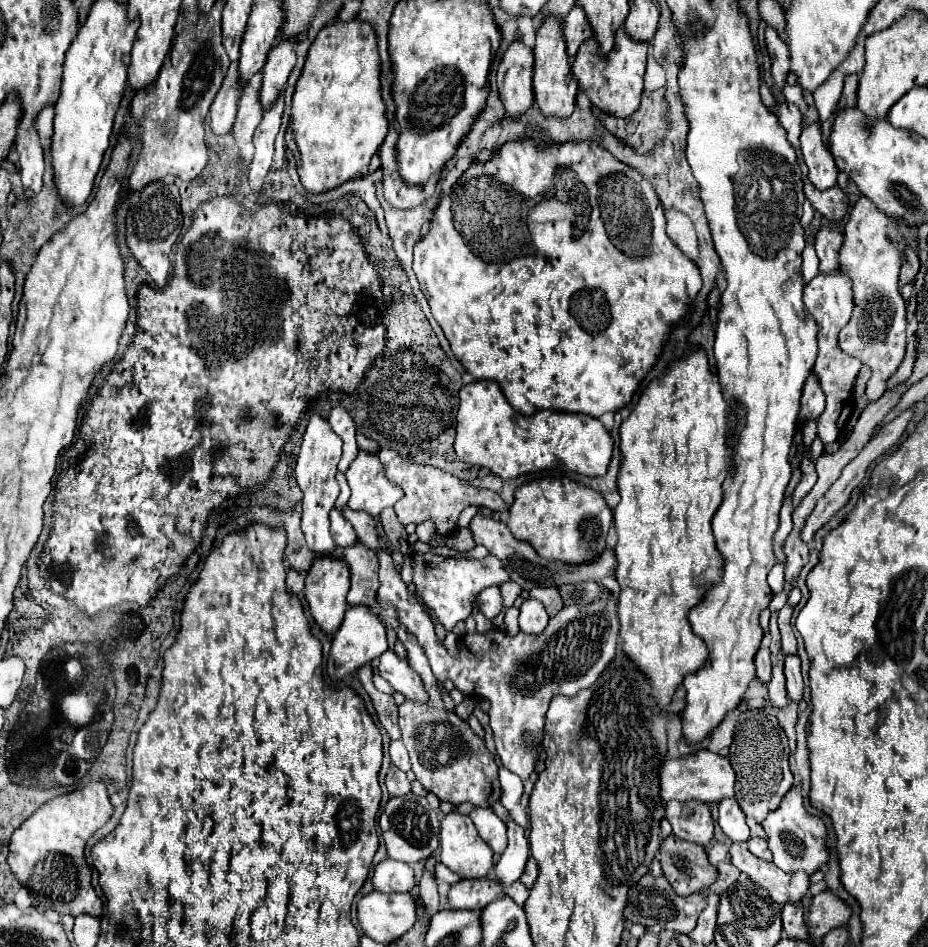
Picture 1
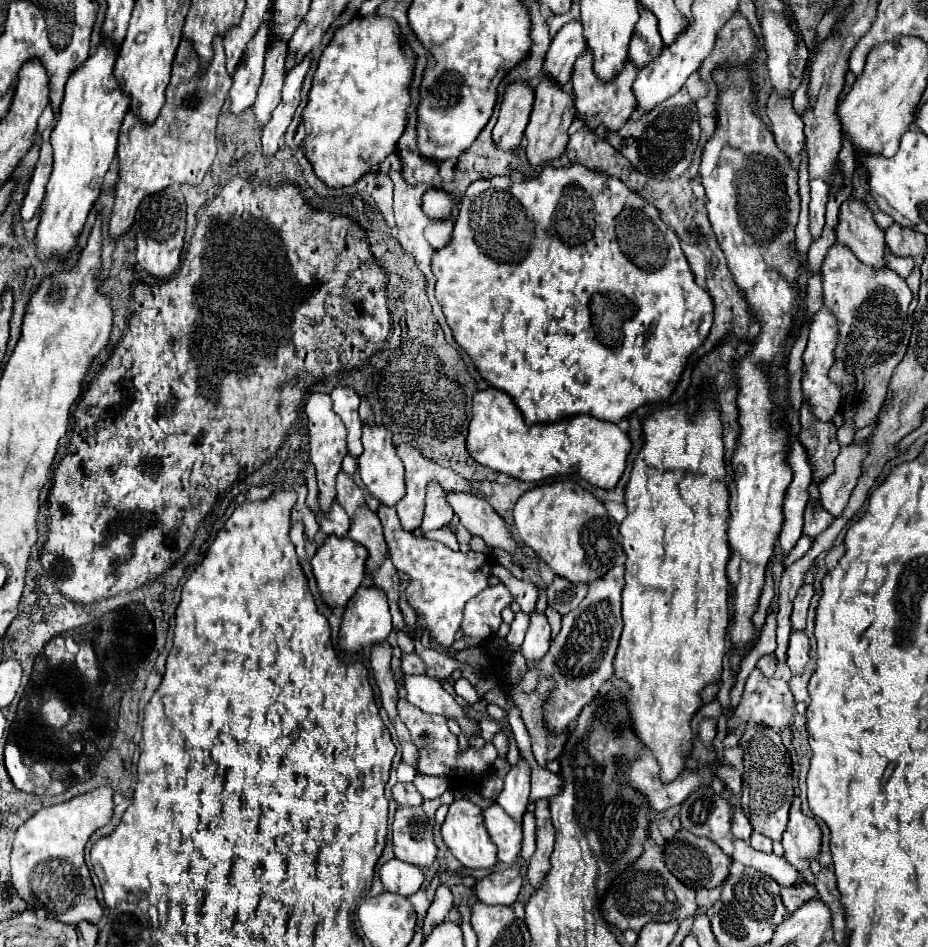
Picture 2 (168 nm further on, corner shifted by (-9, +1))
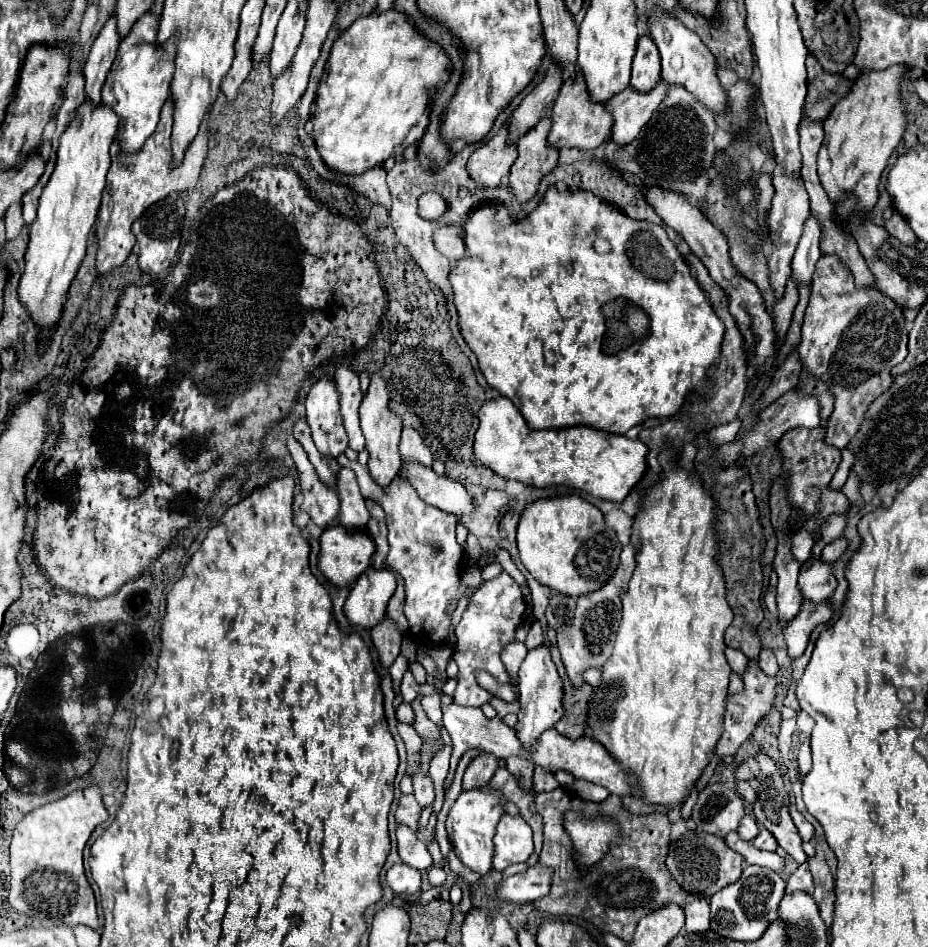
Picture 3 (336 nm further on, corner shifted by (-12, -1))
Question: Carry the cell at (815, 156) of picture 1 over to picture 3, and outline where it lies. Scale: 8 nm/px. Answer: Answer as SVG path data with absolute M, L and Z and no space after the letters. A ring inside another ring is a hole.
M811 214L807 218L807 222L805 222L803 236L799 240L799 246L797 246L795 256L793 256L793 262L791 262L793 278L797 280L797 284L805 284L813 276L815 264L821 258L819 240L821 240L821 224L815 218L815 214Z

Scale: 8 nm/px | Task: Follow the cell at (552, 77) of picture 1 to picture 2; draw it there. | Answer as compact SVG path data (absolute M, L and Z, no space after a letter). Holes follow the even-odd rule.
M550 78L540 80L538 88L536 88L536 100L532 106L532 114L530 114L530 122L526 126L526 158L530 168L538 168L544 162L556 160L564 154L566 144L568 144L568 128L574 120L574 102L572 102L572 94L564 92L558 84L554 84Z

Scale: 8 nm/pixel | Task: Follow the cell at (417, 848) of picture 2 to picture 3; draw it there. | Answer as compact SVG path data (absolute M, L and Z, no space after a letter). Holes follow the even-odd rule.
M399 826L397 828L397 846L399 846L399 856L405 864L417 868L417 870L429 870L433 866L433 858L427 852L427 846L417 838L409 826Z

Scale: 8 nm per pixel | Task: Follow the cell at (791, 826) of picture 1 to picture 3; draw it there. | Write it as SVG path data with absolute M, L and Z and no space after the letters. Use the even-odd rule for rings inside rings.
M795 804L791 806L791 818L793 818L793 822L795 822L795 826L797 826L803 842L811 842L813 836L815 836L815 828L813 828L813 824L809 820L803 818L803 814L797 810Z

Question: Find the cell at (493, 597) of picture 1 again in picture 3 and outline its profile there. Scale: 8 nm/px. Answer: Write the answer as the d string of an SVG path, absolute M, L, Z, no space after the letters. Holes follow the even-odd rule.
M501 572L497 578L487 580L469 598L469 606L463 612L463 618L455 628L457 646L453 650L453 660L459 666L459 676L457 676L459 684L457 684L457 690L453 694L453 700L457 704L461 704L461 706L483 706L491 698L491 692L483 690L477 684L477 680L473 676L475 670L487 670L499 682L509 682L509 674L507 674L503 662L499 660L499 652L503 650L505 644L515 640L515 628L525 620L525 608L527 608L527 604L523 600L521 588L507 572Z

